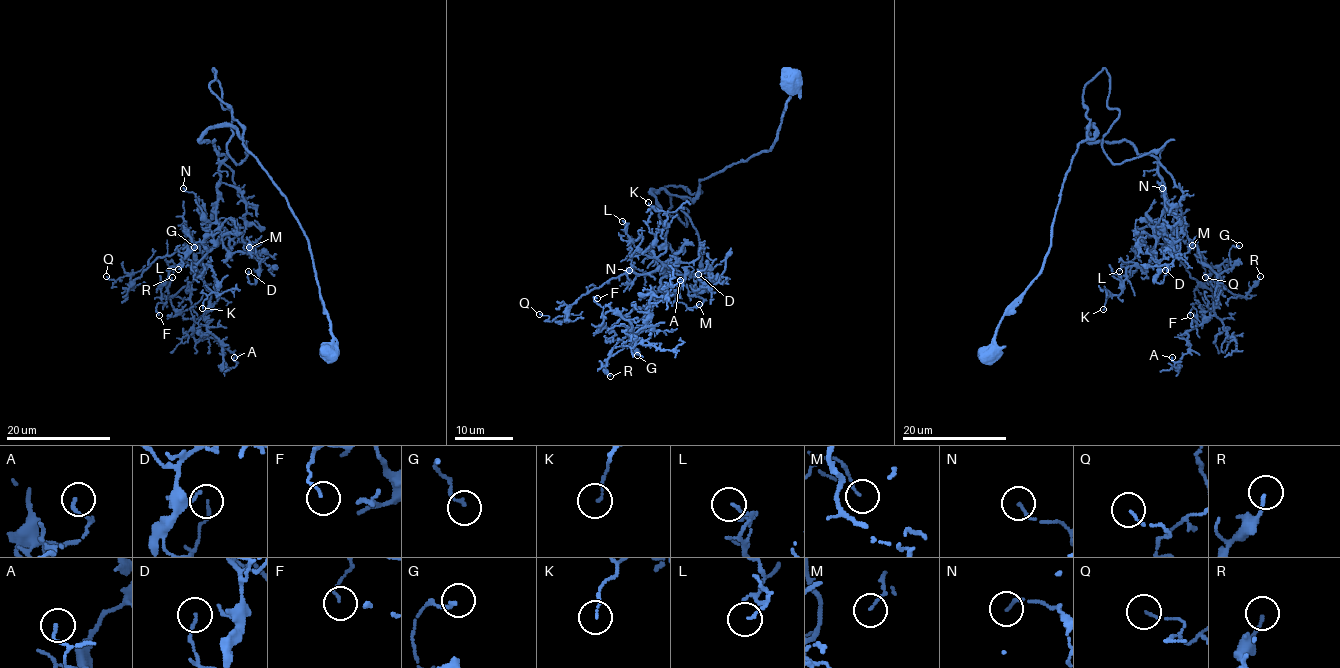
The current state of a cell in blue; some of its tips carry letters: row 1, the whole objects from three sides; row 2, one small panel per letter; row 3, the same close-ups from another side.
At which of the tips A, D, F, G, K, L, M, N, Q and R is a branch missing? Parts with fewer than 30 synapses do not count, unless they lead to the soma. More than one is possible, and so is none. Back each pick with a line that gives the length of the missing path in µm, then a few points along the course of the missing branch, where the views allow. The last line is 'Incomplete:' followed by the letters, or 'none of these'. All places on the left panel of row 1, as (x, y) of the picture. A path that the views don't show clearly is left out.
Incomplete: none of these

